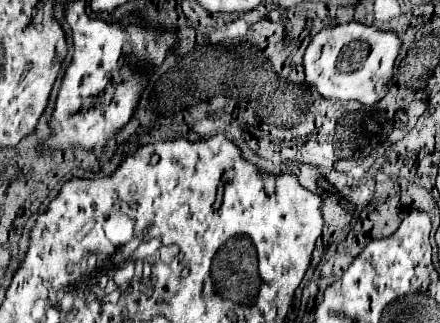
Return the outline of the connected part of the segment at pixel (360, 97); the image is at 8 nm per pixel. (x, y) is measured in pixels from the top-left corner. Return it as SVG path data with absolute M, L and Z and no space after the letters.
M356 21L336 25L320 31L304 53L306 81L318 89L322 97L334 97L344 101L358 101L372 107L380 101L376 83L390 79L394 63L400 55L400 39L392 31L380 31L374 27L360 25Z

